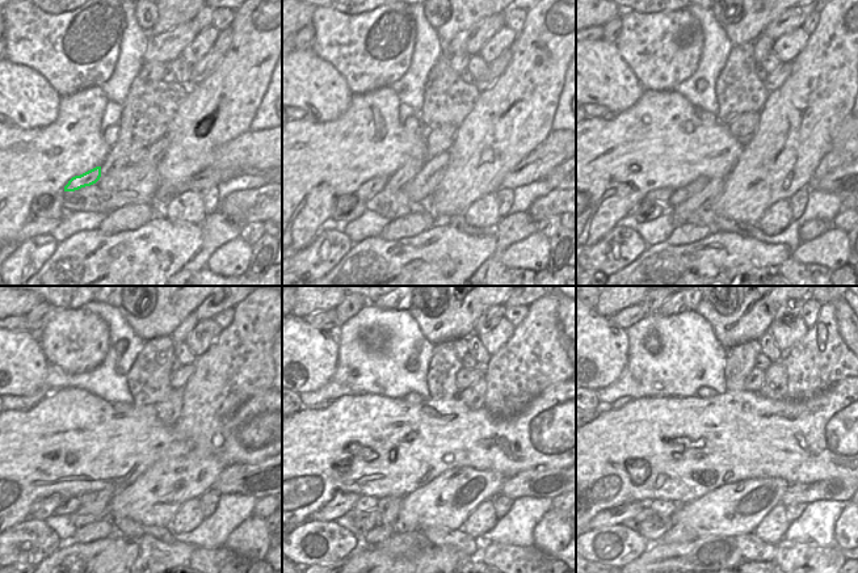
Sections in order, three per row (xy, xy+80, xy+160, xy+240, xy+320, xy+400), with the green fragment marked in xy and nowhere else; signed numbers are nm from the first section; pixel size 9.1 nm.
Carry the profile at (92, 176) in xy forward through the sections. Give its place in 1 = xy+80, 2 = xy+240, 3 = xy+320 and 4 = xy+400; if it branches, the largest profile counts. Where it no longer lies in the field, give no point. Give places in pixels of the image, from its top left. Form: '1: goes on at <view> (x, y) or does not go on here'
1: goes on at xy+80 (367, 190)
2: goes on at xy+240 (42, 509)
3: goes on at xy+320 (341, 502)
4: goes on at xy+400 (613, 515)

